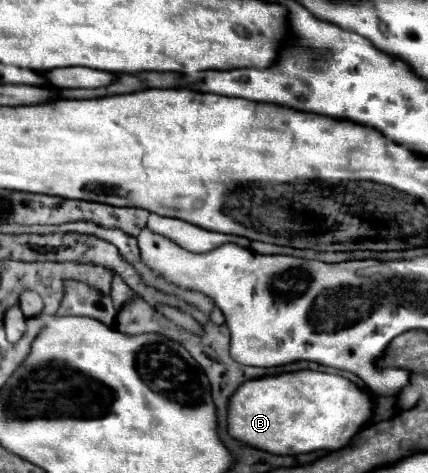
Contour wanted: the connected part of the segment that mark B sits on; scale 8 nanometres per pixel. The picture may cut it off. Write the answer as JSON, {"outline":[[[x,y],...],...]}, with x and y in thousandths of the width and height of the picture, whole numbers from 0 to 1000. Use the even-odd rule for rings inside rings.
{"outline":[[[729,782],[575,803],[533,846],[533,918],[589,947],[654,964],[794,951],[869,879],[860,841],[813,799]]]}

